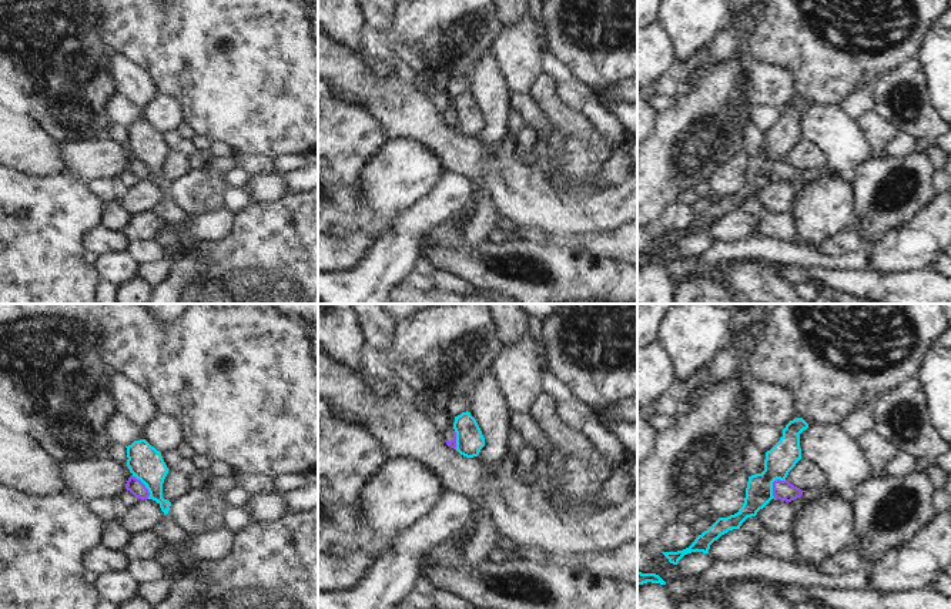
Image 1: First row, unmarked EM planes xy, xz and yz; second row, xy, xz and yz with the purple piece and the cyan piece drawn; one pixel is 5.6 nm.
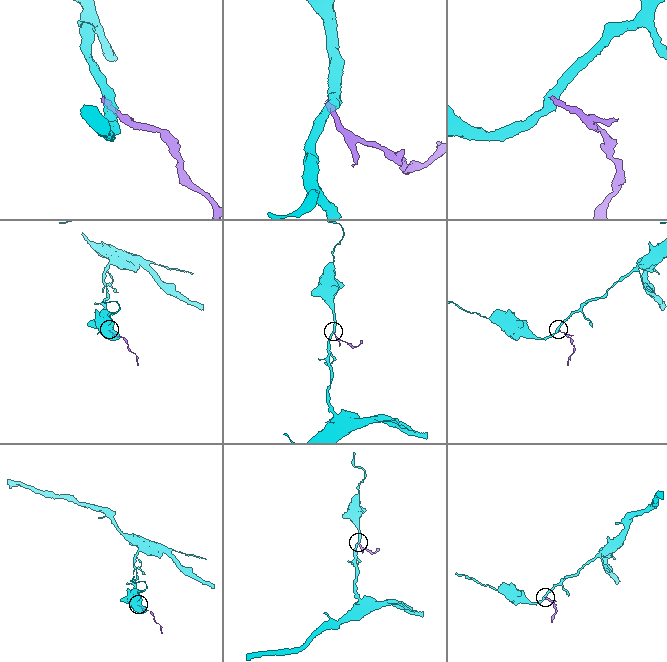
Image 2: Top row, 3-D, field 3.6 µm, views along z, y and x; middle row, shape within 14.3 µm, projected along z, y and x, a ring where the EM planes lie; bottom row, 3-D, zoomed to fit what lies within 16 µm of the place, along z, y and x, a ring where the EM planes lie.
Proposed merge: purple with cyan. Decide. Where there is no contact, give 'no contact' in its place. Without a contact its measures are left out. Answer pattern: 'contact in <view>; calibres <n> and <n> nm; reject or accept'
contact in yz; calibres 110 and 170 nm; reject

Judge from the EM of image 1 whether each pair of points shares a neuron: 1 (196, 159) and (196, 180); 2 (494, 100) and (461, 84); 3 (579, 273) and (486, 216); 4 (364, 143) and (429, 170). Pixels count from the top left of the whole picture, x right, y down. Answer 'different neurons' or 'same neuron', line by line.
1: different neurons
2: different neurons
3: different neurons
4: different neurons

